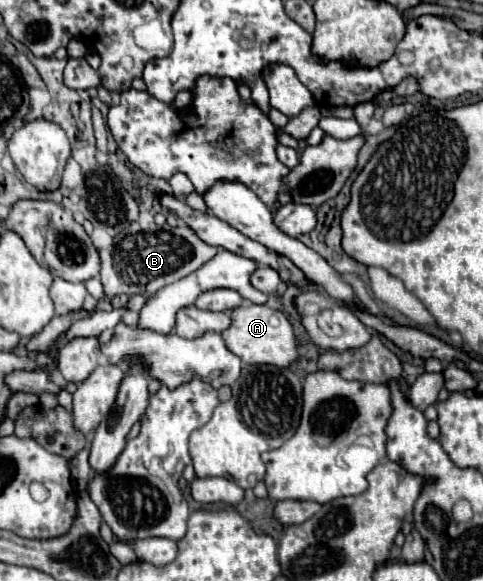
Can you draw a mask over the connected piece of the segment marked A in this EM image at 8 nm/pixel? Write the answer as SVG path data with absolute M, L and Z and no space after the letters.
M242 305L232 311L232 327L222 333L226 347L238 355L244 363L250 365L274 365L274 367L290 367L298 361L298 341L294 335L292 323L278 309L268 305Z

